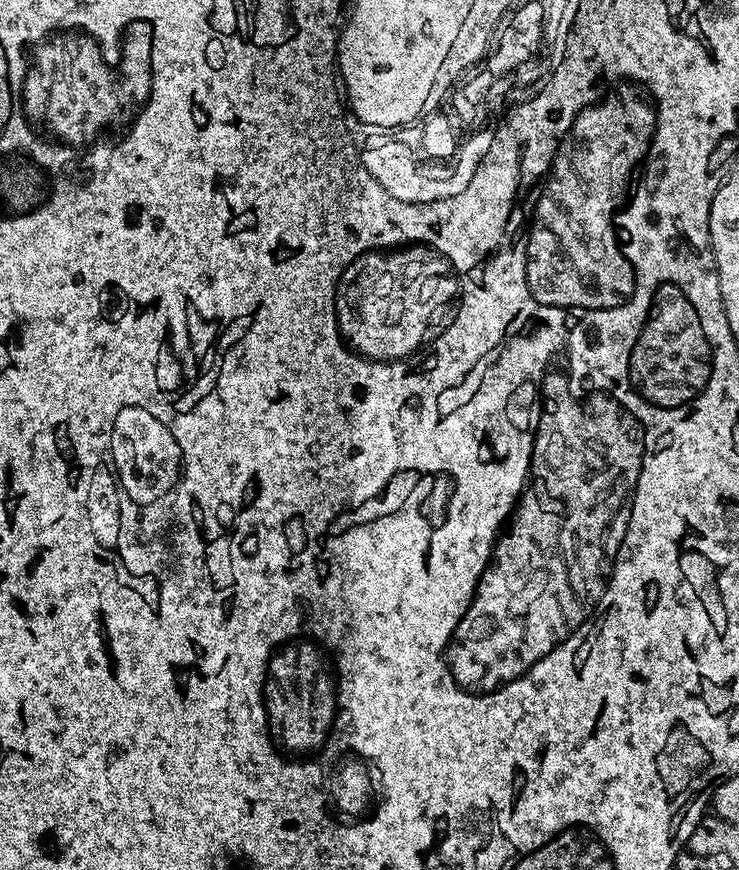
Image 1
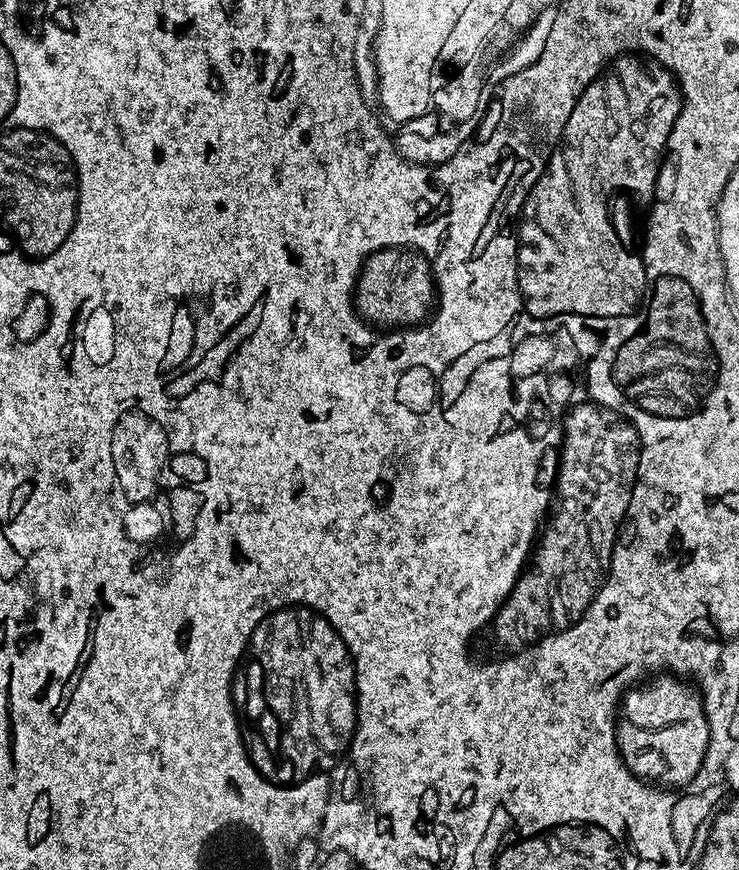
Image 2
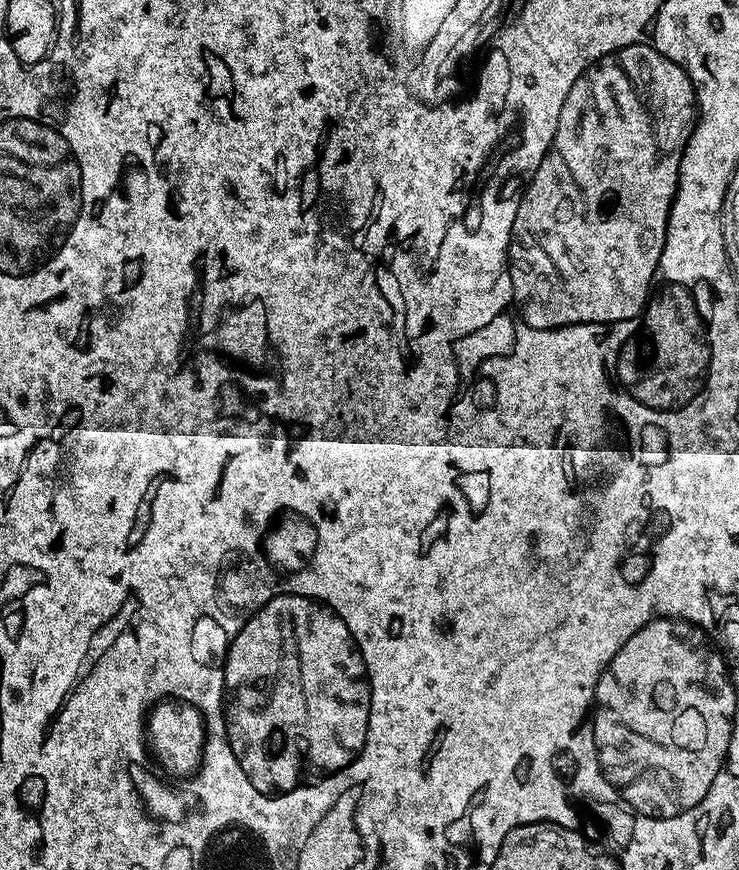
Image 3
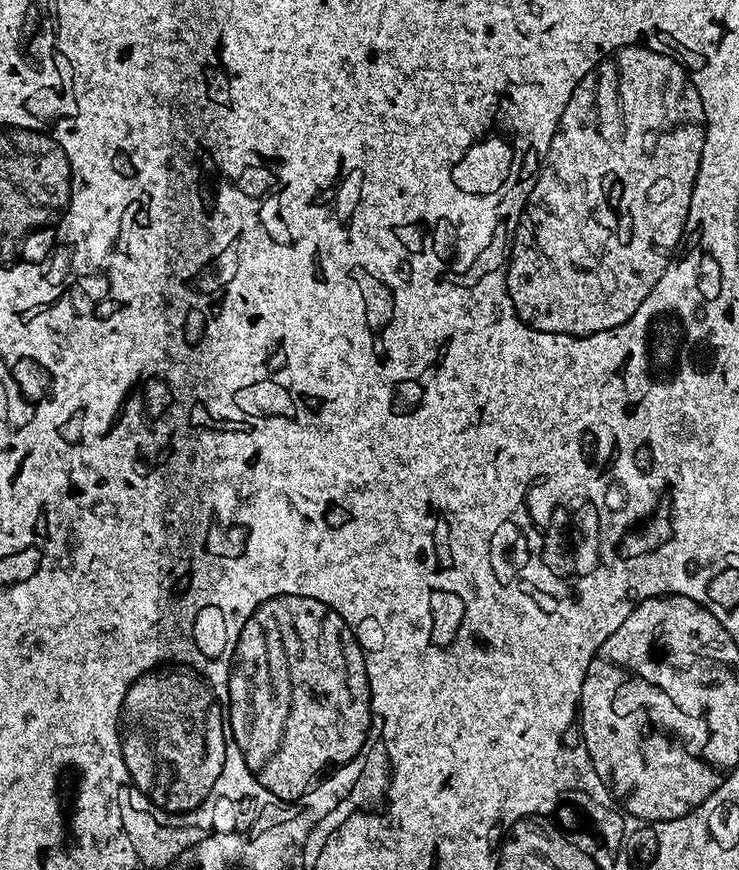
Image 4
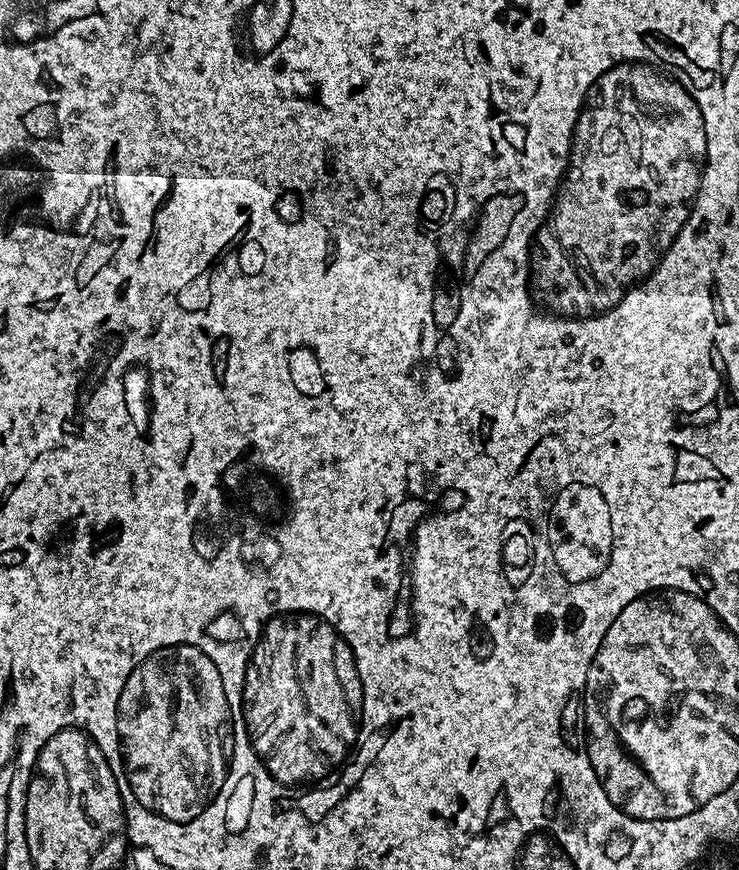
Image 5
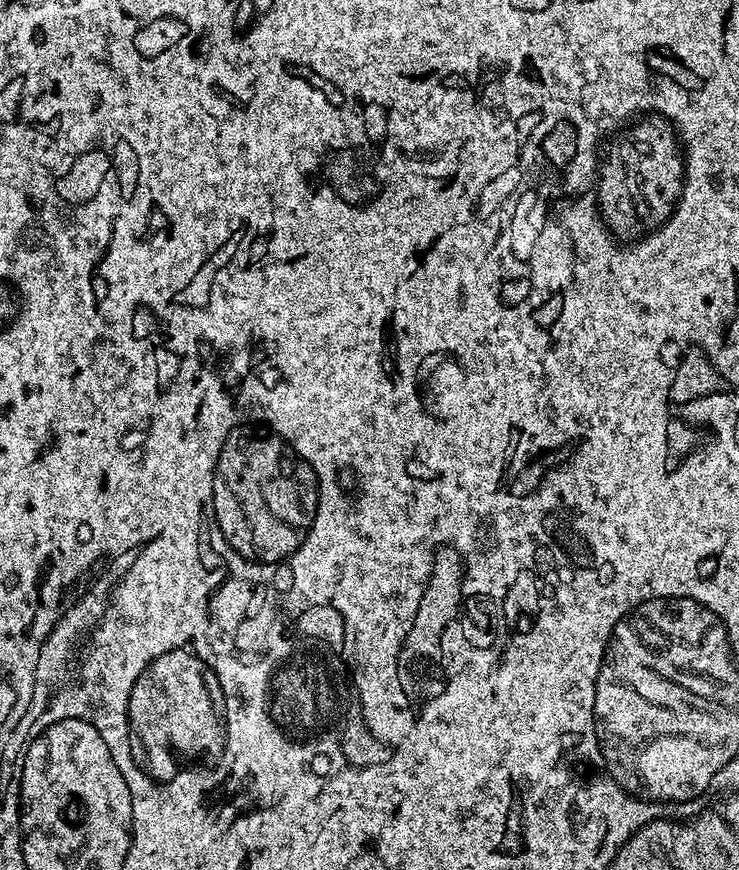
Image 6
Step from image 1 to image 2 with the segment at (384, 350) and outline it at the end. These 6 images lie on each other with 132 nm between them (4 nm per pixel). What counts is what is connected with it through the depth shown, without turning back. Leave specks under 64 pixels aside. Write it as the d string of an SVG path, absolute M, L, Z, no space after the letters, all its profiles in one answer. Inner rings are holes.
M381 248L379 252L372 253L362 265L354 289L354 307L361 317L371 318L377 325L388 324L380 326L416 326L429 319L437 292L432 265L421 253Z

